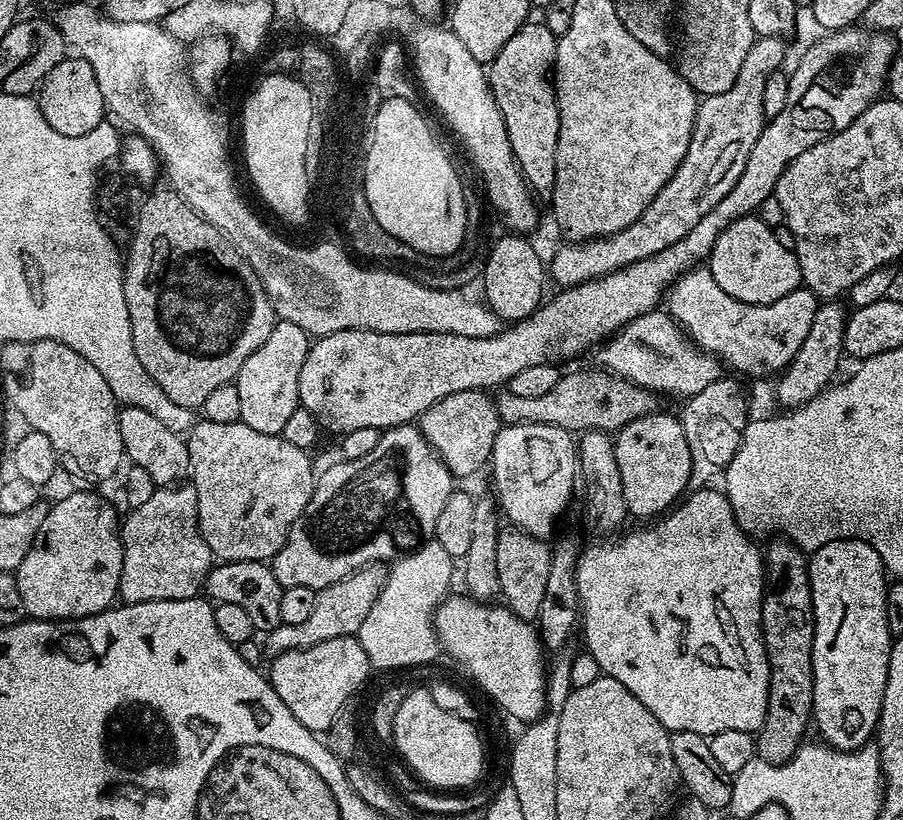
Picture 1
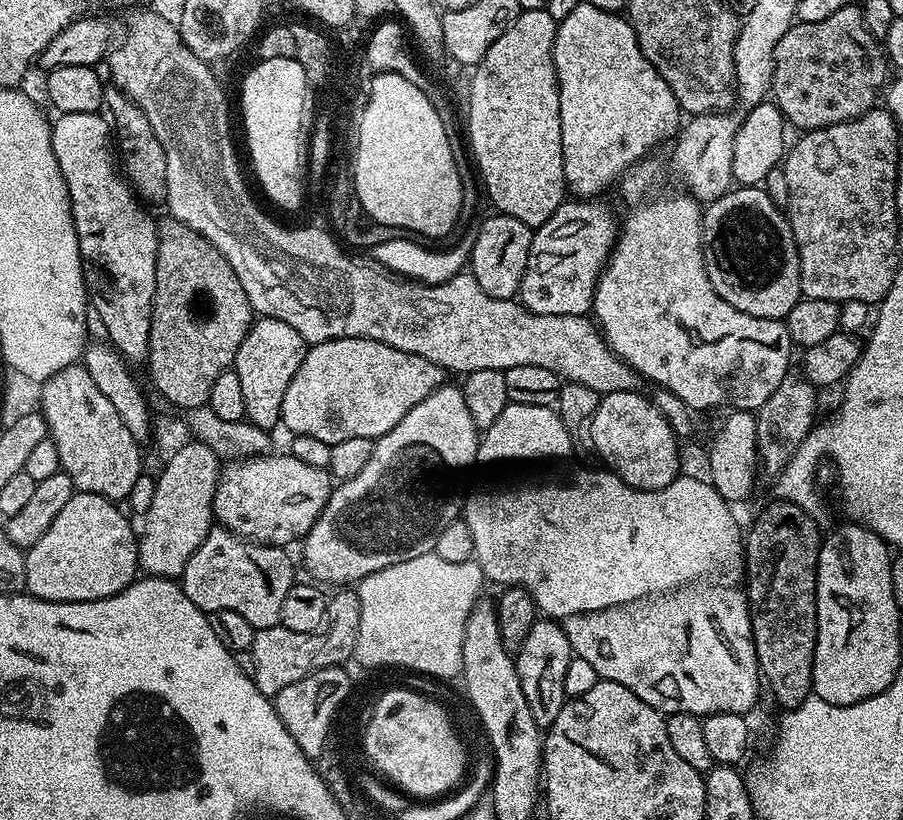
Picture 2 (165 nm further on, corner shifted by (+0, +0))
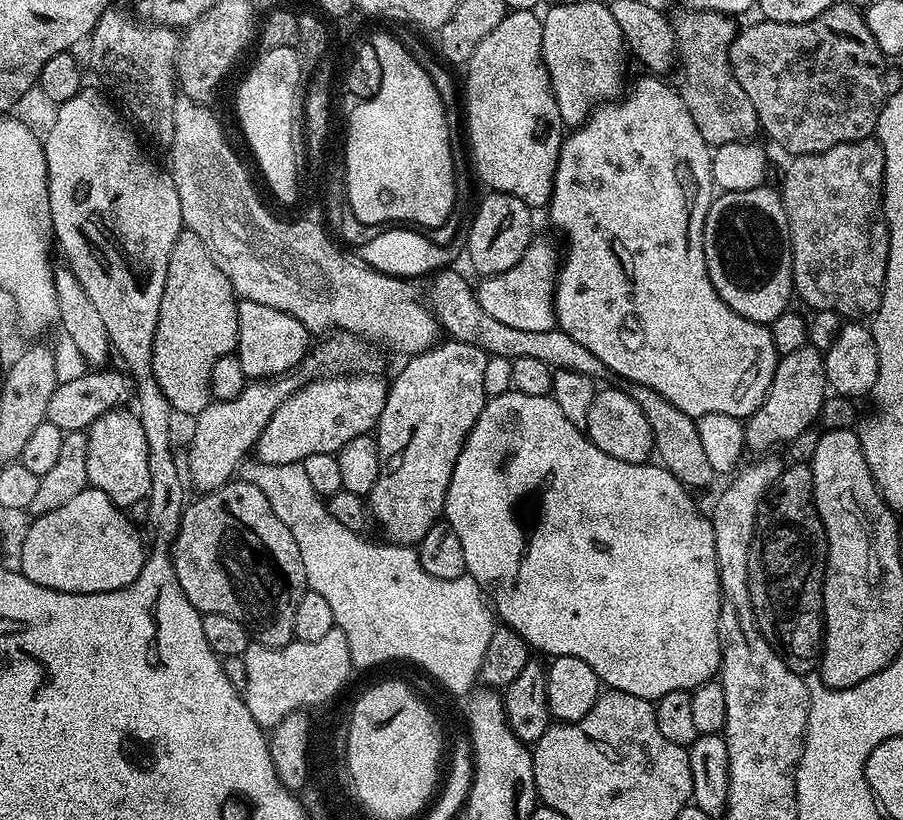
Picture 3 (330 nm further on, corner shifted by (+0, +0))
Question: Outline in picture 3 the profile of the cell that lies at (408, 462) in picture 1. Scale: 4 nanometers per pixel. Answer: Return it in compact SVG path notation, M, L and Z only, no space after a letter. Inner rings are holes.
M451 338L445 341L445 344L437 342L425 352L403 361L404 369L388 384L386 406L374 429L380 455L380 473L378 482L374 482L374 490L367 494L366 503L371 519L375 523L377 520L381 530L388 535L385 537L397 544L419 545L426 530L441 519L458 454L486 403L482 377L488 353L478 350L478 346L470 346L470 342L458 342Z

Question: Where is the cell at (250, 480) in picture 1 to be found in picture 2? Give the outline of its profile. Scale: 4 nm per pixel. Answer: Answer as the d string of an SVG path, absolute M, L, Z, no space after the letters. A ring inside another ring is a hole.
M290 454L272 455L225 463L216 483L212 515L219 527L253 544L289 546L295 540L296 543L303 541L312 529L330 498L334 481L327 468L298 462L298 458Z

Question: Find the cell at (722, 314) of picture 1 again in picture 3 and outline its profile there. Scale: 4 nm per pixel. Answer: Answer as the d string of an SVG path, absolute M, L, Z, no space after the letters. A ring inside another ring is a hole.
M643 74L636 81L627 85L626 91L619 98L607 101L603 104L597 104L592 109L588 119L580 125L579 128L573 128L563 137L560 145L560 157L556 163L556 173L554 174L554 182L552 183L552 197L546 209L548 220L556 228L564 231L564 236L568 239L568 253L563 253L562 263L559 265L556 274L556 283L552 294L552 307L556 309L556 322L563 332L570 334L570 338L574 338L574 342L582 342L582 346L586 346L586 350L590 350L590 354L594 354L594 358L598 358L598 362L602 362L608 367L609 373L614 377L621 376L624 382L628 384L641 384L650 390L657 392L666 402L670 402L682 410L682 414L699 418L706 414L726 414L727 416L735 416L737 418L747 418L758 410L758 406L766 398L766 394L770 390L770 382L774 378L774 370L778 353L774 346L774 338L772 337L772 329L767 324L759 324L750 318L742 318L742 314L738 314L734 310L730 310L730 306L726 306L726 302L722 302L722 298L714 290L714 286L708 277L708 267L706 266L706 254L704 253L704 223L706 222L706 214L710 210L714 199L714 185L712 183L712 153L713 149L702 138L702 134L698 134L698 126L694 126L694 118L690 118L690 110L686 110L686 102L680 97L679 91L675 87L672 88L668 84L663 84L661 77L656 74Z

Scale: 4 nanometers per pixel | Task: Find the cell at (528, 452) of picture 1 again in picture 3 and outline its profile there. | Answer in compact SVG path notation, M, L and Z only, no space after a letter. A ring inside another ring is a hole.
M511 391L501 396L491 397L485 403L482 414L478 414L478 422L474 422L474 426L458 454L458 462L454 466L454 474L450 478L442 516L447 523L451 524L454 534L458 534L459 540L462 541L462 550L466 554L466 566L468 567L467 575L472 576L484 589L495 615L503 627L513 628L528 643L529 649L536 651L537 648L538 651L545 652L548 658L558 656L582 658L582 662L586 662L586 666L590 666L590 670L594 670L594 674L598 674L601 685L607 686L609 689L634 694L643 700L655 702L674 690L691 690L702 686L720 671L720 650L722 647L720 643L720 579L718 578L718 564L714 550L714 530L711 519L705 513L703 516L696 509L692 496L693 493L685 488L682 482L678 482L678 478L674 478L674 474L669 472L667 468L660 467L659 463L622 462L622 458L610 458L610 454L606 454L606 450L598 450L598 446L594 446L594 442L588 439L585 429L574 426L574 422L570 422L570 418L566 418L566 414L562 414L562 410L558 410L558 402L553 400L551 396L535 396L534 394Z

